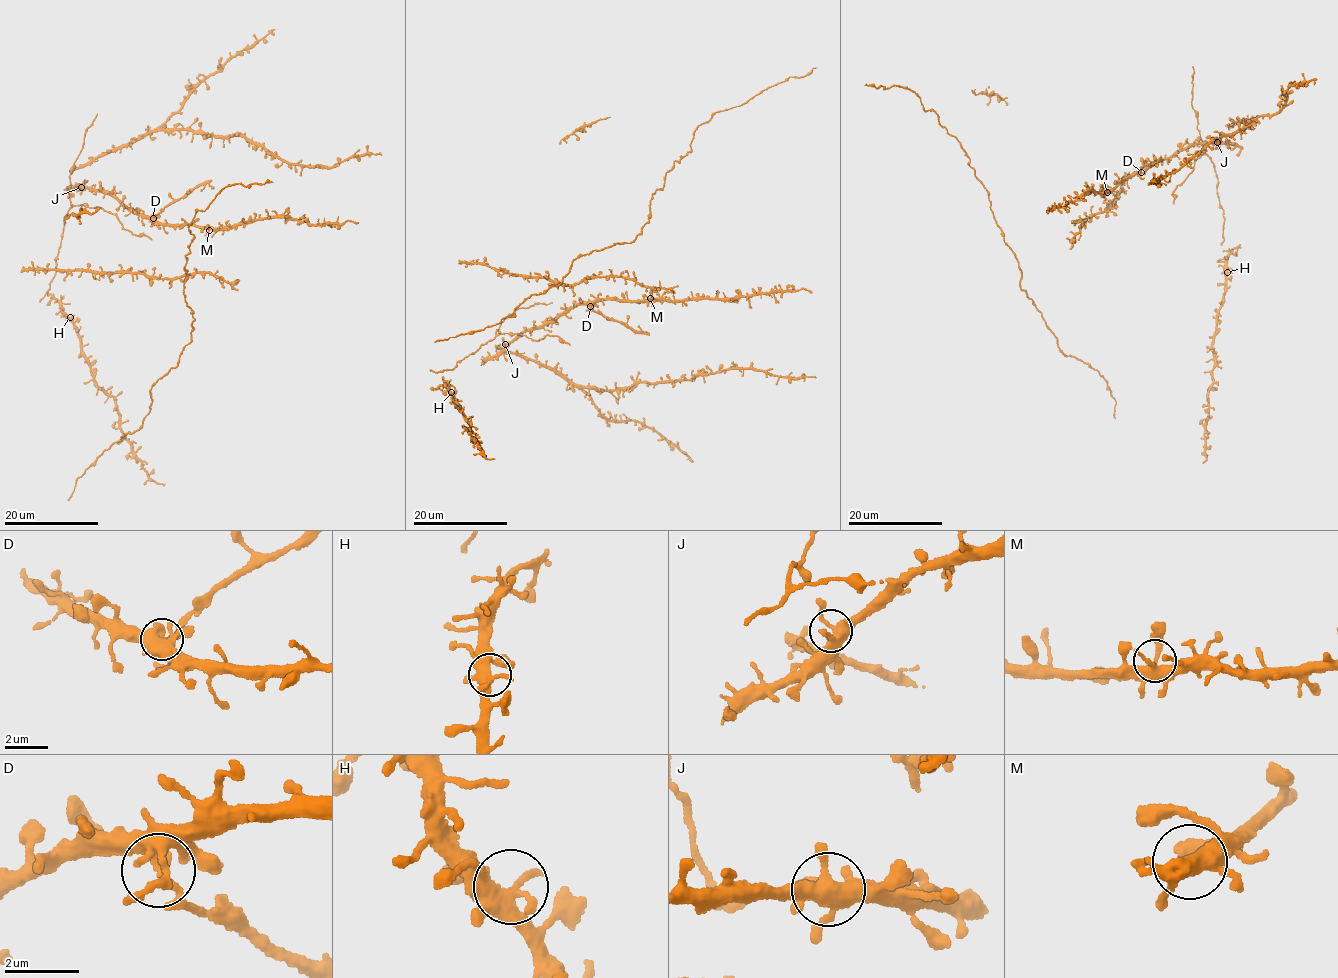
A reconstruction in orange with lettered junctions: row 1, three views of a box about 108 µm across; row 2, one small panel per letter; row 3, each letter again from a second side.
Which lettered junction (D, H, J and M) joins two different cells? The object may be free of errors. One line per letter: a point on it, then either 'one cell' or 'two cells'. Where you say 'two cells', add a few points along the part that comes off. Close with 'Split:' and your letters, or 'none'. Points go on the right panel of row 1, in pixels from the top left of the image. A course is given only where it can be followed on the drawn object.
D: place (1141, 172); two cells; course (1141, 172), (1157, 160), (1156, 166)
H: place (1227, 272); one cell
J: place (1217, 142); one cell
M: place (1107, 192); one cell
Split: D

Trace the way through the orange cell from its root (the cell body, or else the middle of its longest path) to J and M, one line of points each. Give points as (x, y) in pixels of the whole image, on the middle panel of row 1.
J: (590, 304), (573, 305), (542, 326), (523, 330), (505, 344)
M: (590, 304), (607, 299), (644, 303), (650, 298)

